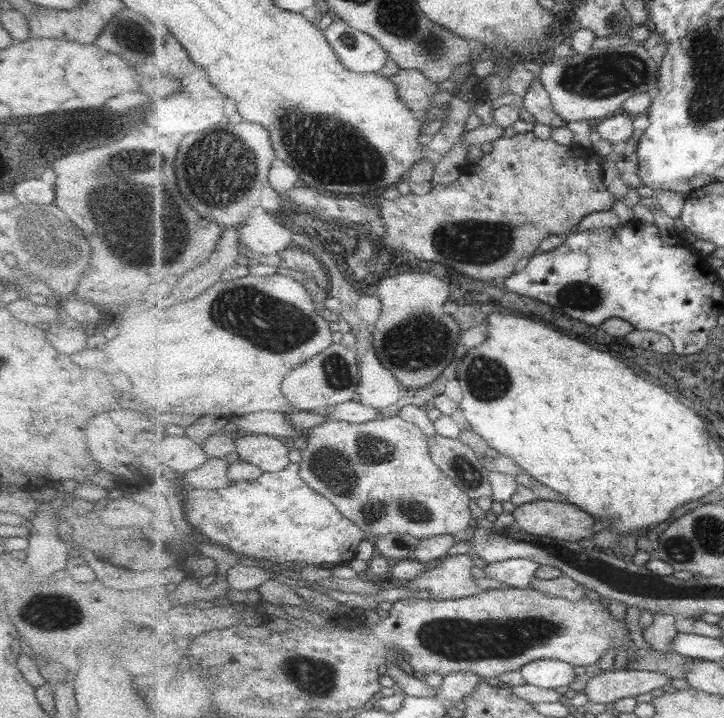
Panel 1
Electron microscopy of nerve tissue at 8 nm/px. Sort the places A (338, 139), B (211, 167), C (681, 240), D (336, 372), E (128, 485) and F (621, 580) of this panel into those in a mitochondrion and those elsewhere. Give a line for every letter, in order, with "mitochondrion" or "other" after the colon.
A: mitochondrion
B: mitochondrion
C: other
D: mitochondrion
E: other
F: mitochondrion

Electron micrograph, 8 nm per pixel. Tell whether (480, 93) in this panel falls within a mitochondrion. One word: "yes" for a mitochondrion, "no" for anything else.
no

